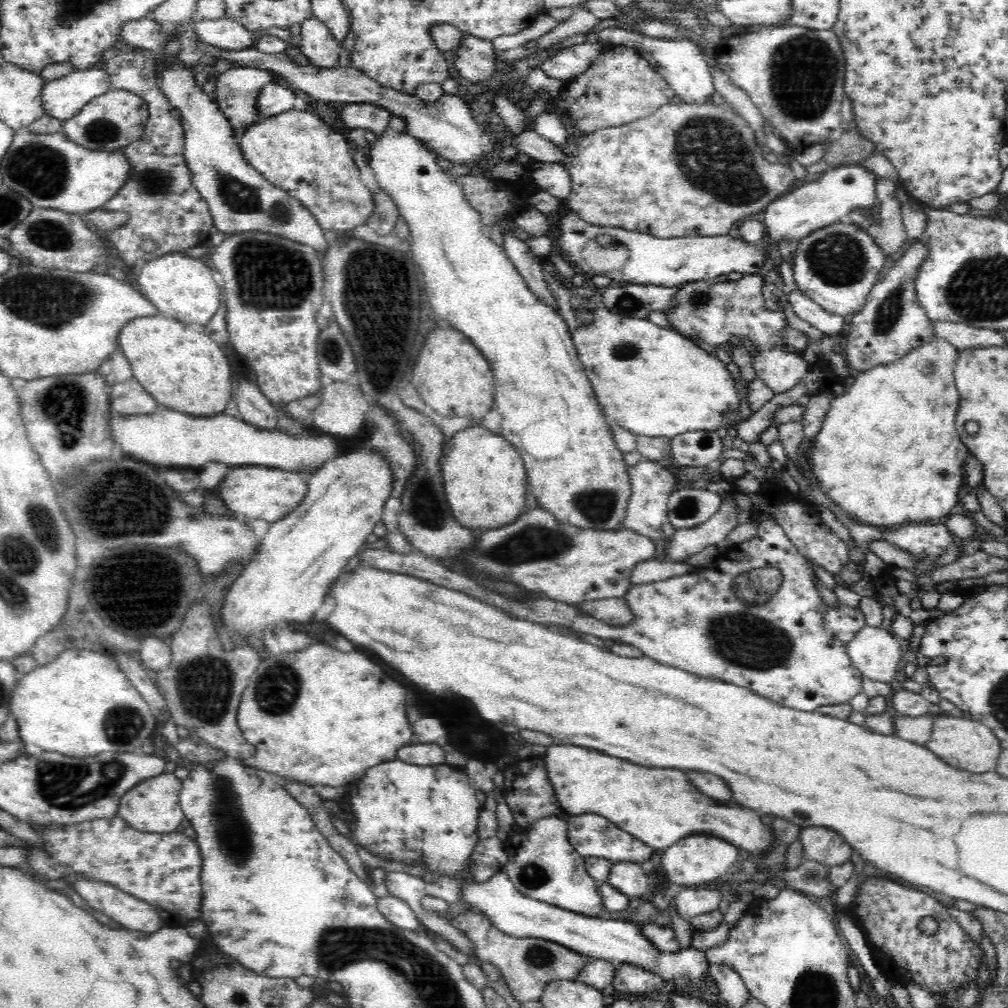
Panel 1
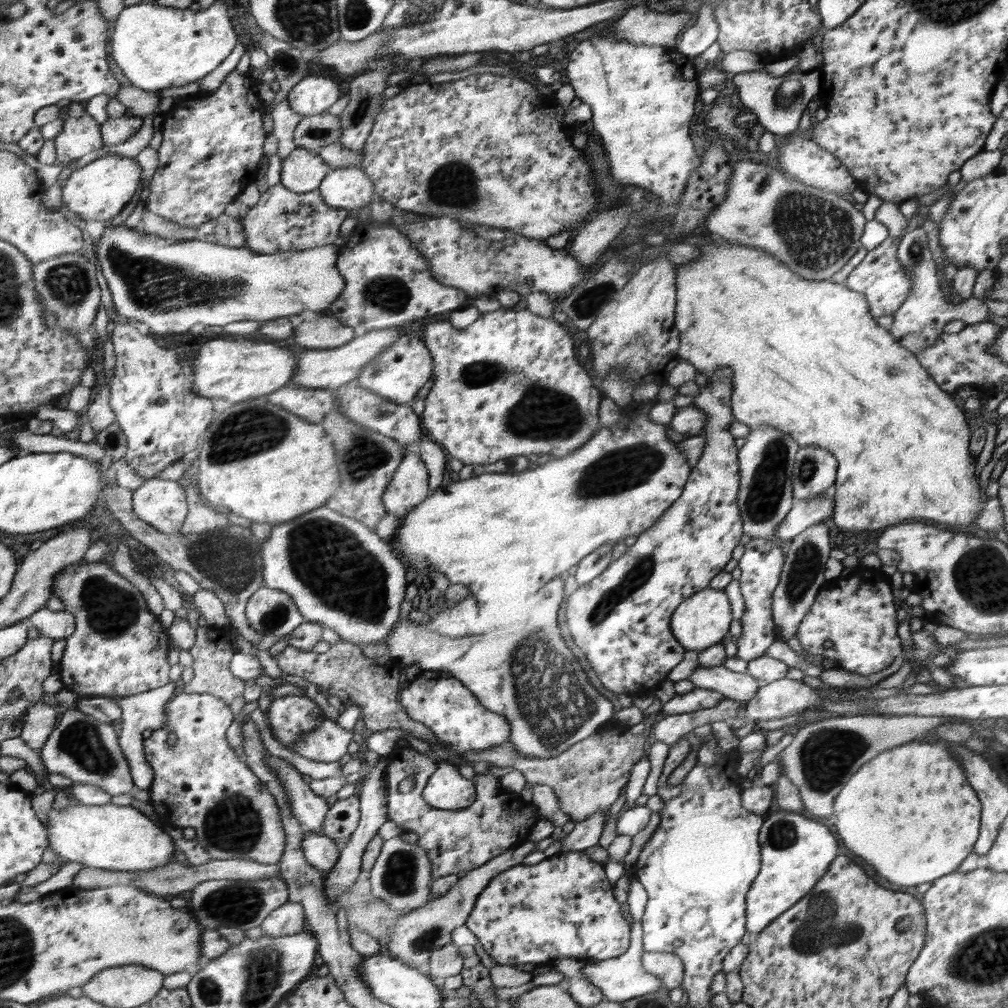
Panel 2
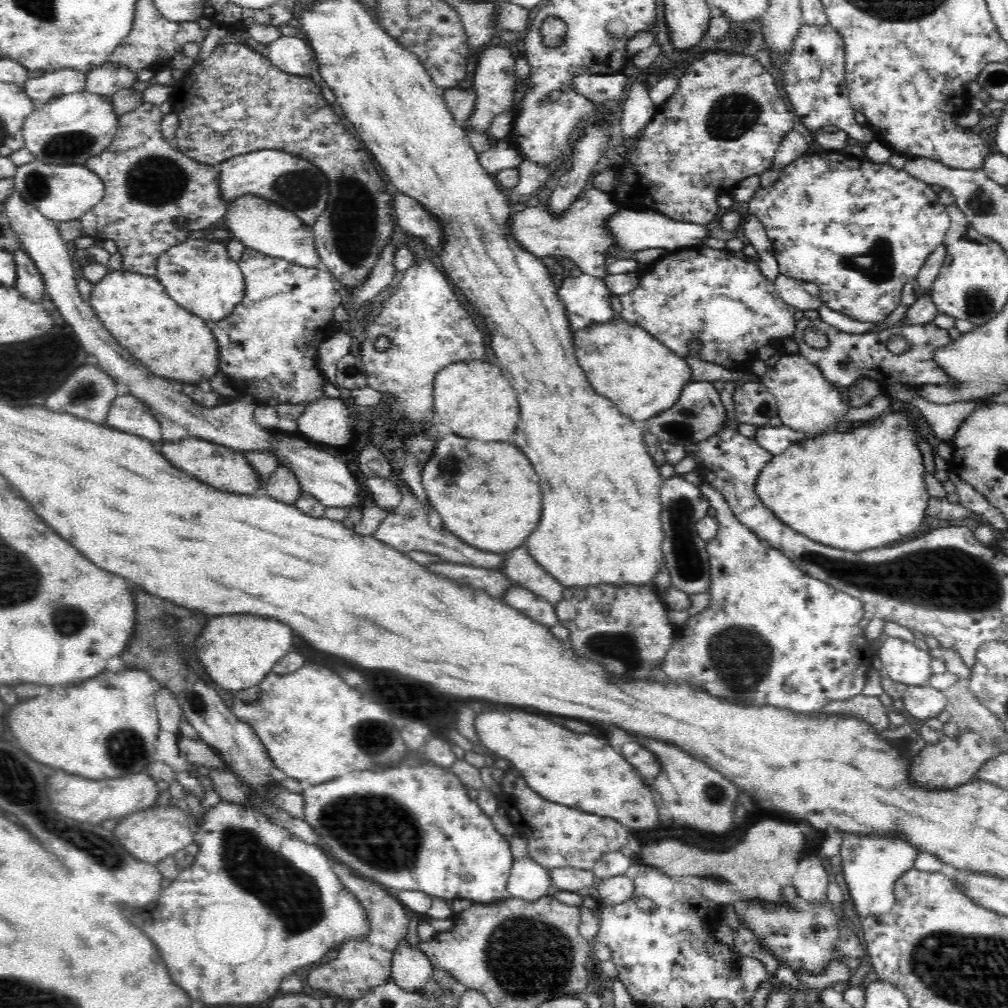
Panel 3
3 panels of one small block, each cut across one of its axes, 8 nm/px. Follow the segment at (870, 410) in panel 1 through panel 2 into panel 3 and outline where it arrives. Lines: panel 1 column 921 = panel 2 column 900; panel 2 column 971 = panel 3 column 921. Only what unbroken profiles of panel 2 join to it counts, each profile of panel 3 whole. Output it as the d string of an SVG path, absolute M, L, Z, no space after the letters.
M892 412L892 414L883 414L880 418L872 420L870 424L850 430L850 432L835 432L820 436L811 436L804 440L792 443L782 454L773 455L772 460L760 471L758 480L756 480L755 491L759 495L761 502L776 515L782 522L791 526L794 530L806 535L816 542L824 543L837 549L851 550L858 553L863 550L870 550L884 546L900 540L914 530L920 528L924 522L931 501L926 482L924 482L924 458L918 448L918 442L922 438L922 432L918 428L918 420L910 418L906 412Z

